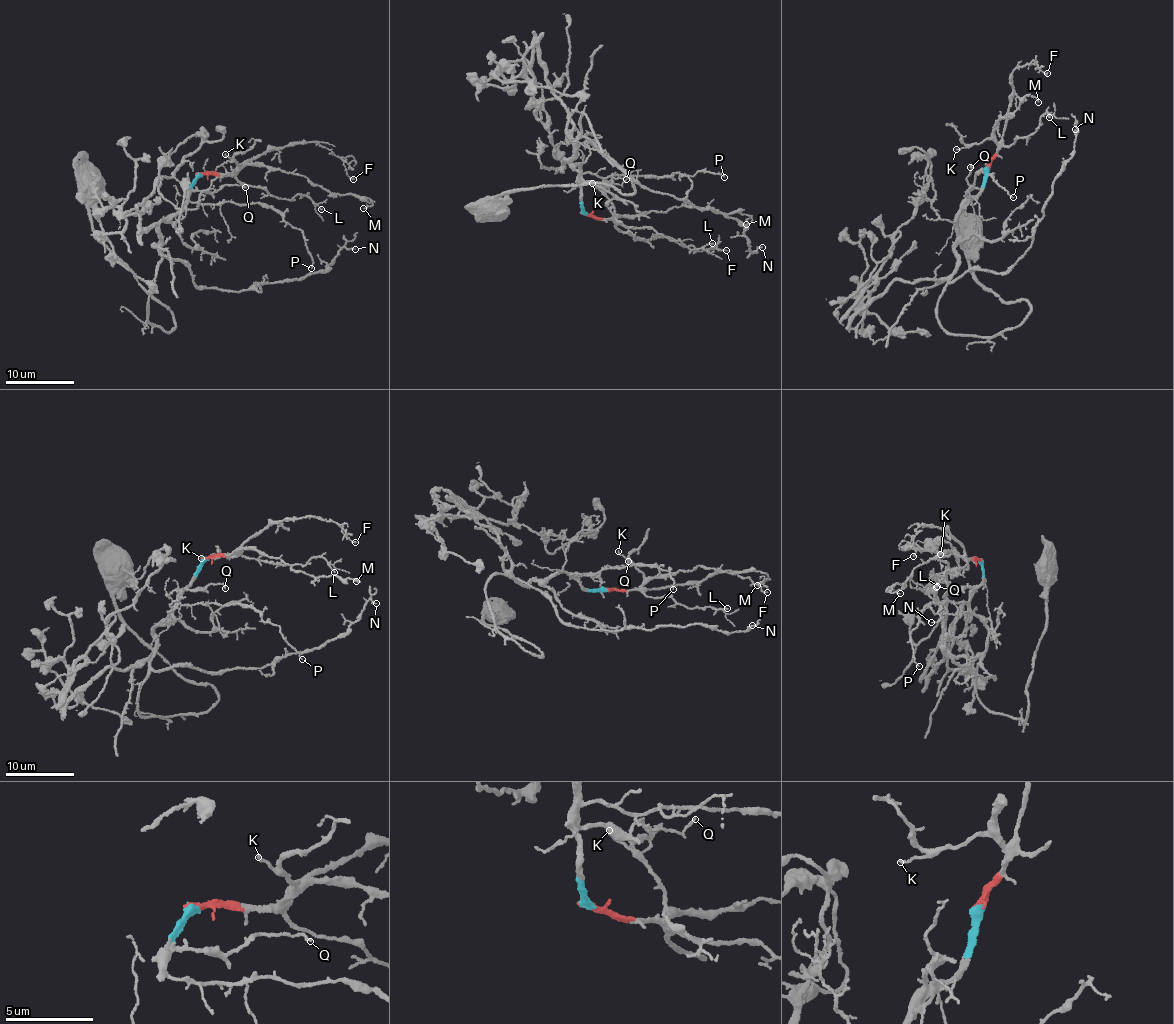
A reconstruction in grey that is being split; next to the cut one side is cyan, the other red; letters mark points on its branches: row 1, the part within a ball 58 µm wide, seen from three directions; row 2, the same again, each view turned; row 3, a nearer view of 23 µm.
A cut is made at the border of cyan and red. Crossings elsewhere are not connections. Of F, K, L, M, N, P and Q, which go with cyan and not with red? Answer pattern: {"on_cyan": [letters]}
{"on_cyan": ["N", "P", "Q"]}

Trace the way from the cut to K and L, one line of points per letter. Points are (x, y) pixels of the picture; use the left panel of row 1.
K: (200, 172), (229, 176), (240, 166), (226, 154)
L: (200, 172), (235, 176), (245, 184), (265, 189), (279, 197), (290, 199), (298, 195), (307, 196), (321, 209)

